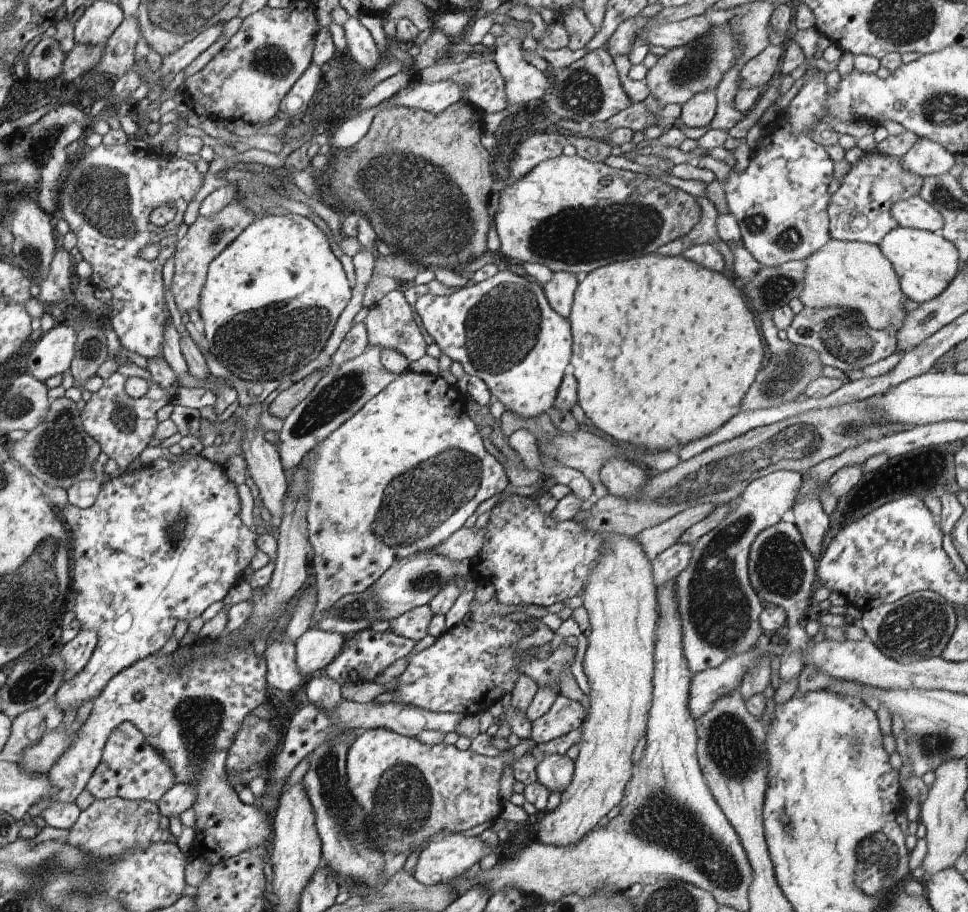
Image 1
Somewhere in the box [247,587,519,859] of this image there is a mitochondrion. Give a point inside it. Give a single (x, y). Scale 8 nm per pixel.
(403, 800)

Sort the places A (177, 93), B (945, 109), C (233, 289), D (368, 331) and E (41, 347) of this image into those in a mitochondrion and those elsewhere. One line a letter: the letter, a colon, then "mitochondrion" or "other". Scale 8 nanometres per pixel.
A: other
B: mitochondrion
C: other
D: other
E: other

